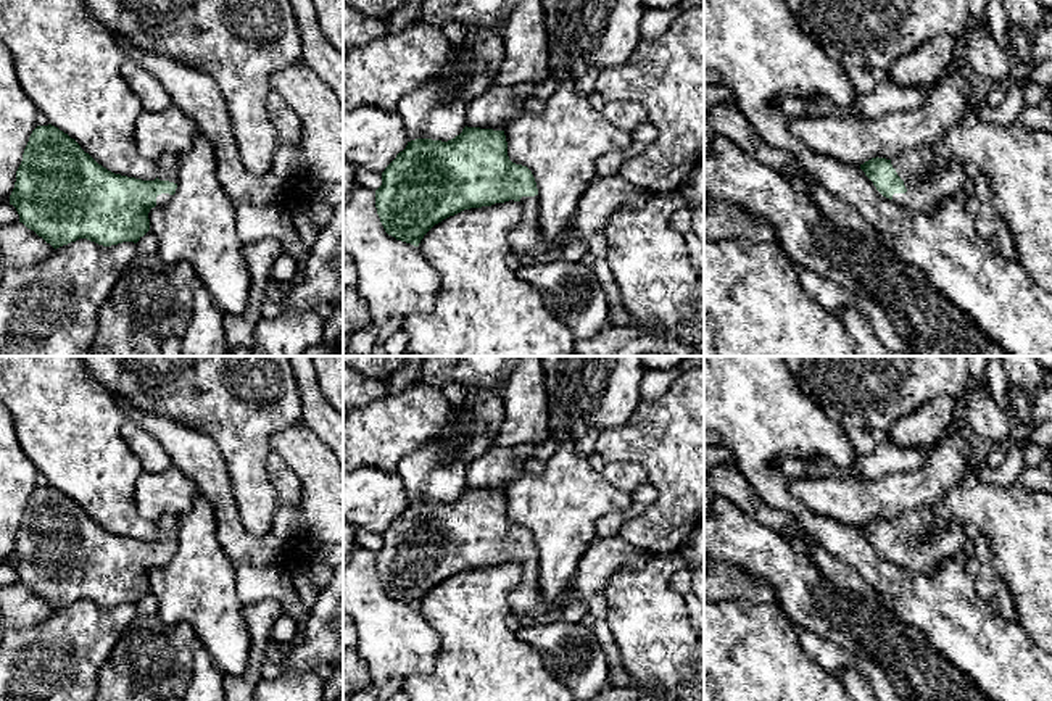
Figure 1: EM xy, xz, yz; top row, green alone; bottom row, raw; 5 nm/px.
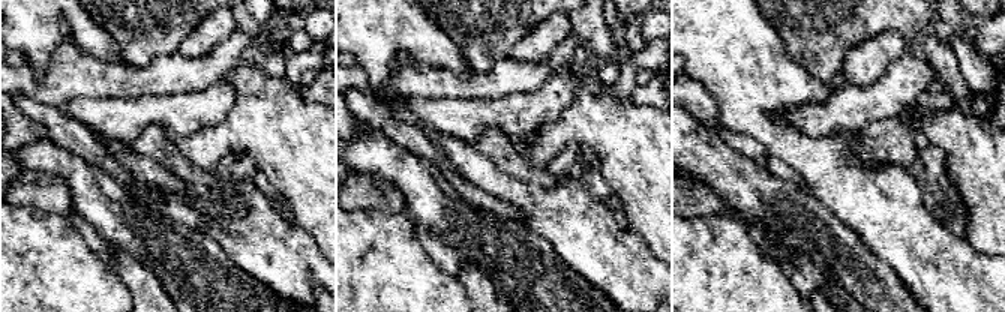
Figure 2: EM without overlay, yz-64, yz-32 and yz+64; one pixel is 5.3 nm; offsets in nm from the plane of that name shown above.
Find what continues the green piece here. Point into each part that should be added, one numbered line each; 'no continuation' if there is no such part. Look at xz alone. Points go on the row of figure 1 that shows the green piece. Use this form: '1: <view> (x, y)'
1: xz (527, 240)

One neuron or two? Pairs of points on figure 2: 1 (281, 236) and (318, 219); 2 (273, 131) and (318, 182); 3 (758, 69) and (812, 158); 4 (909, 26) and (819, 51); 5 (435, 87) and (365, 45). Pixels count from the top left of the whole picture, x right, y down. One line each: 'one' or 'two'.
1: two
2: one
3: one
4: one
5: two

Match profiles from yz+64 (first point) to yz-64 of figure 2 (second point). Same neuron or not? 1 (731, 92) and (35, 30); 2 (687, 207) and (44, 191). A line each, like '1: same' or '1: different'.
1: same
2: same

